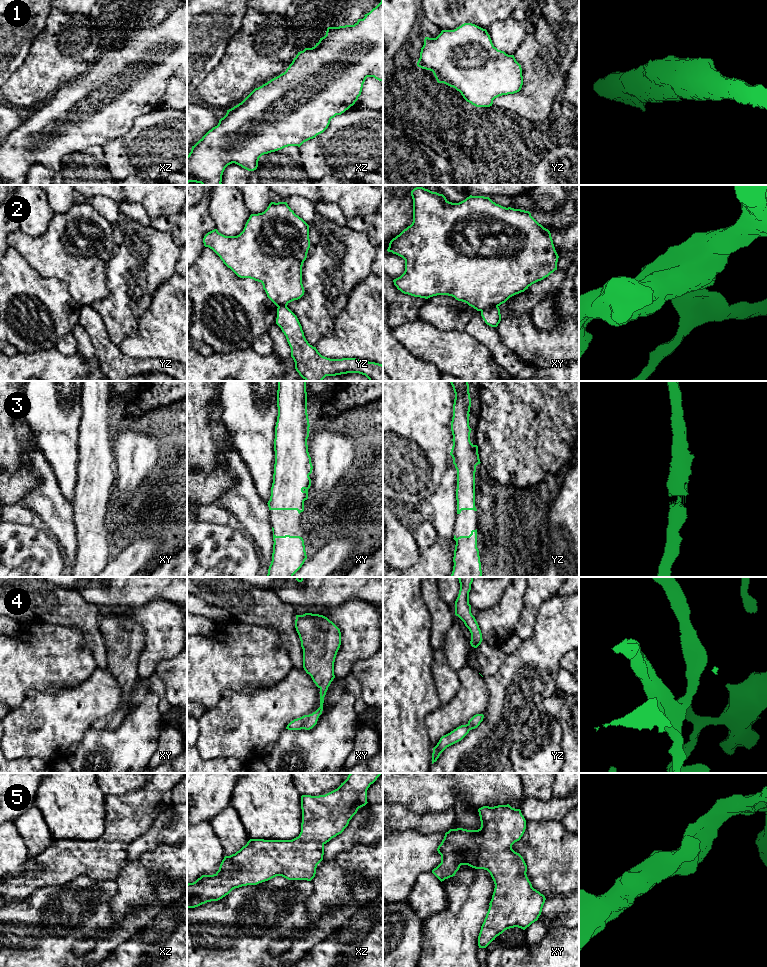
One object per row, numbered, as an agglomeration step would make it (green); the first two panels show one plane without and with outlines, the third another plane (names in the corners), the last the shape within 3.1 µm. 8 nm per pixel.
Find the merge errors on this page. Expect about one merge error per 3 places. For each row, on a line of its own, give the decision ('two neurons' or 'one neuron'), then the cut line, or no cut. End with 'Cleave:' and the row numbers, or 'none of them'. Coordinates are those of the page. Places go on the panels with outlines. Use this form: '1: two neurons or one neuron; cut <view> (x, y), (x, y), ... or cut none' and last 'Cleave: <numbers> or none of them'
1: one neuron; cut none
2: two neurons; cut xy (497, 306), (491, 306), (481, 311)
3: one neuron; cut none
4: one neuron; cut none
5: one neuron; cut none
Cleave: 2

